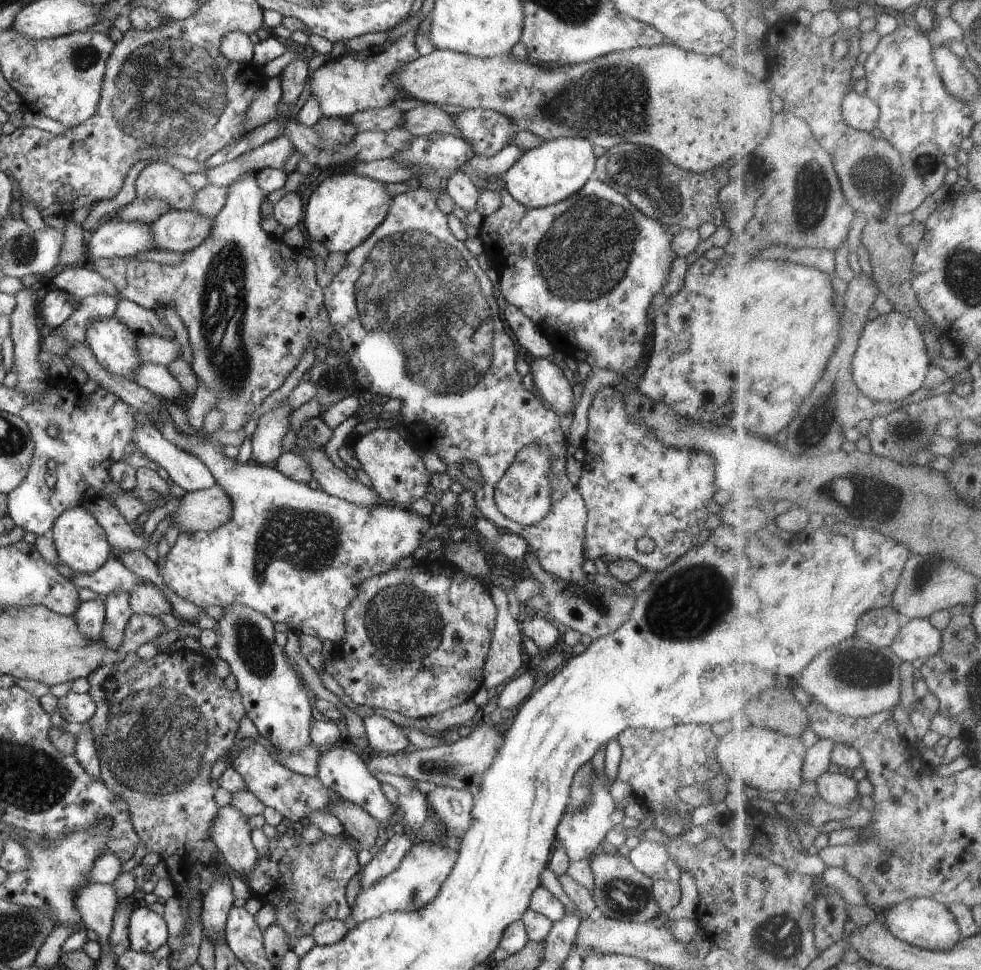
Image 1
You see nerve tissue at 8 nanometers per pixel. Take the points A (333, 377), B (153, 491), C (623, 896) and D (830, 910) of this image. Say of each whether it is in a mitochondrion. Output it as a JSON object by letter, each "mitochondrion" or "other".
{"A":"mitochondrion","B":"mitochondrion","C":"mitochondrion","D":"other"}

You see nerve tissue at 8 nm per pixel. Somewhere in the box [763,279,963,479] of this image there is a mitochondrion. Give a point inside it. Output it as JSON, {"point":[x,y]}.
{"point":[821,411]}

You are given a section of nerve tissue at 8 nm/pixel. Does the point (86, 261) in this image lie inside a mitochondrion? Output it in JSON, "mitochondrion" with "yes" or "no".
{"mitochondrion":"no"}

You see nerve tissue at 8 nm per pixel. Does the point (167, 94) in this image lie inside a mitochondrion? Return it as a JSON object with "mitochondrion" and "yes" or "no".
{"mitochondrion":"yes"}

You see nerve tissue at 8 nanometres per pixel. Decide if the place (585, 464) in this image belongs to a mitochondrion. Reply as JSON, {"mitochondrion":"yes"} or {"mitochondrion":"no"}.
{"mitochondrion":"no"}

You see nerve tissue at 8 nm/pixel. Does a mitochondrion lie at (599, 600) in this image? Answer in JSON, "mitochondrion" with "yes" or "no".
{"mitochondrion":"yes"}

